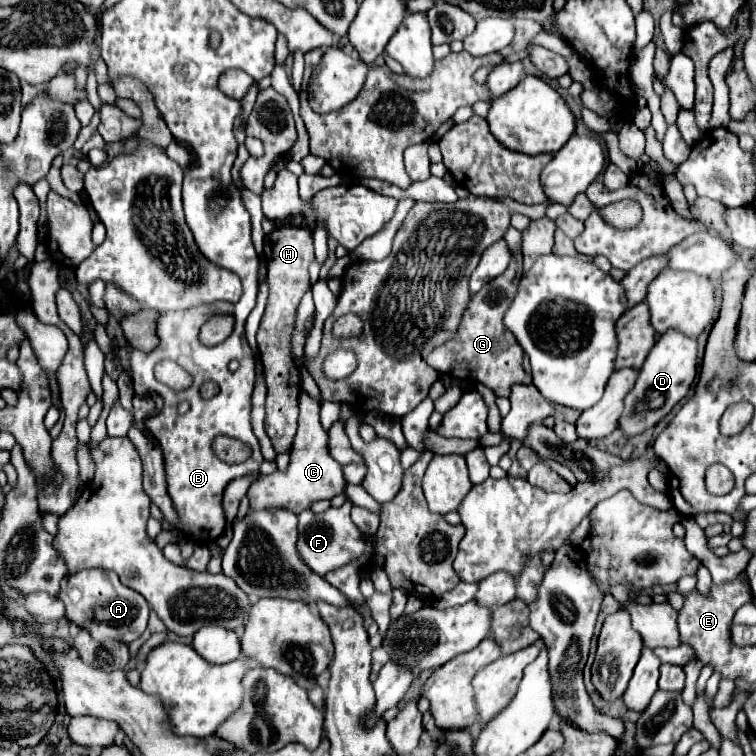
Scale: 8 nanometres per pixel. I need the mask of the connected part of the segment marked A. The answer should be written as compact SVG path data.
M90 568L70 574L66 586L58 592L58 598L66 606L68 622L86 628L94 640L120 640L124 644L136 640L146 630L146 600L142 594L124 586L110 570Z

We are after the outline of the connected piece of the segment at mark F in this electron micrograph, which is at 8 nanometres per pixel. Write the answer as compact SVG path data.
M346 502L340 508L330 508L322 514L314 514L312 510L304 510L298 514L298 542L296 550L300 560L318 576L324 576L324 572L330 572L332 568L338 568L340 564L348 564L348 560L354 560L360 556L360 552L366 552L372 548L372 538L364 536L350 520L350 508L352 504Z

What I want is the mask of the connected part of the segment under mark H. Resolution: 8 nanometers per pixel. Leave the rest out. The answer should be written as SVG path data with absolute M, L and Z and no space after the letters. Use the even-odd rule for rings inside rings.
M276 228L264 239L264 256L267 260L266 282L270 288L266 312L262 316L262 324L258 330L258 348L260 360L266 374L268 398L266 398L266 434L272 440L274 450L286 452L292 448L292 440L298 426L298 396L300 396L300 374L288 352L288 336L292 334L292 316L296 316L296 308L302 296L310 290L308 266L314 260L312 248L312 232L310 230L294 230L294 228Z

